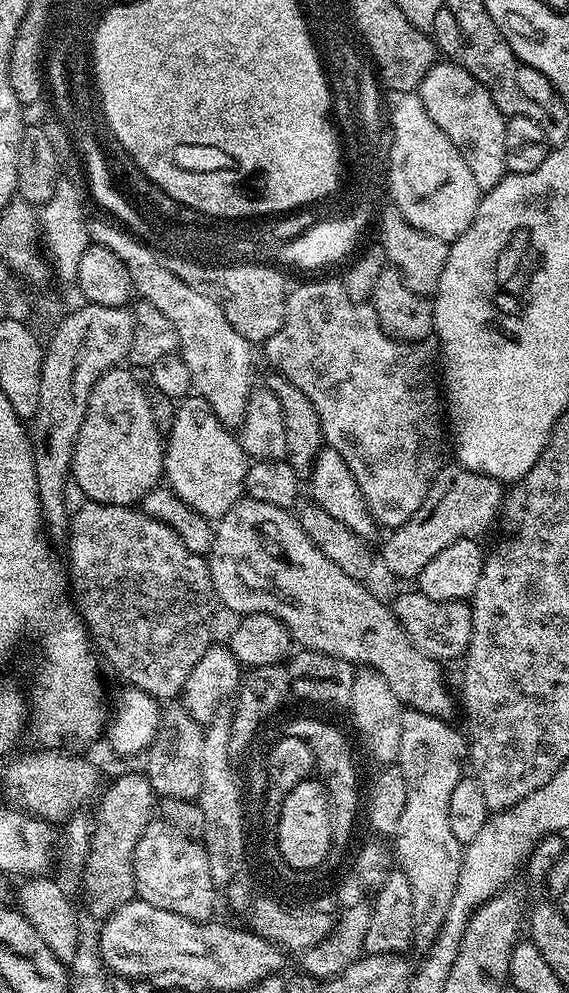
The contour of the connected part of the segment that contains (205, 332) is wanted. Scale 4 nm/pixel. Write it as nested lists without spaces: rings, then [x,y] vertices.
[[[94,218],[94,226],[88,226],[88,230],[94,230],[98,244],[111,250],[126,265],[126,270],[130,270],[135,295],[150,302],[150,306],[158,306],[158,310],[170,318],[180,343],[178,355],[190,370],[195,395],[210,402],[210,410],[218,414],[218,422],[222,422],[222,426],[240,429],[246,418],[246,402],[250,402],[250,394],[257,383],[256,360],[252,357],[253,341],[242,338],[242,334],[230,326],[224,307],[215,295],[195,284],[187,284],[178,278],[178,274],[170,274],[149,245],[132,232],[112,224],[107,224],[104,218]]]

